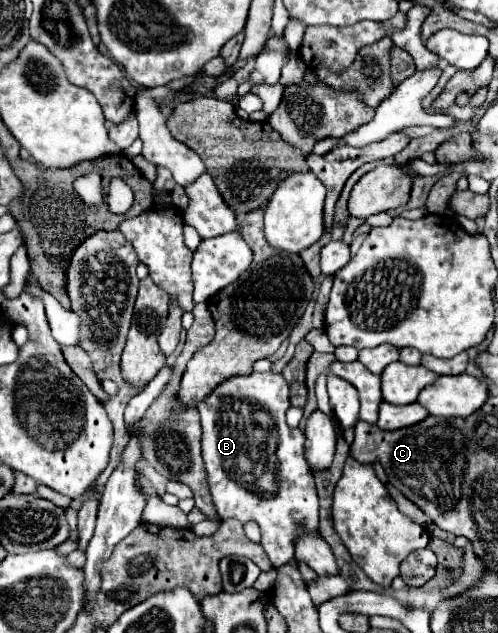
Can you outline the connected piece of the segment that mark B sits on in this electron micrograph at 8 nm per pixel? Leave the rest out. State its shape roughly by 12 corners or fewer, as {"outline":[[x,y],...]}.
{"outline":[[282,374],[198,404],[218,516],[256,522],[274,568],[318,532]]}

